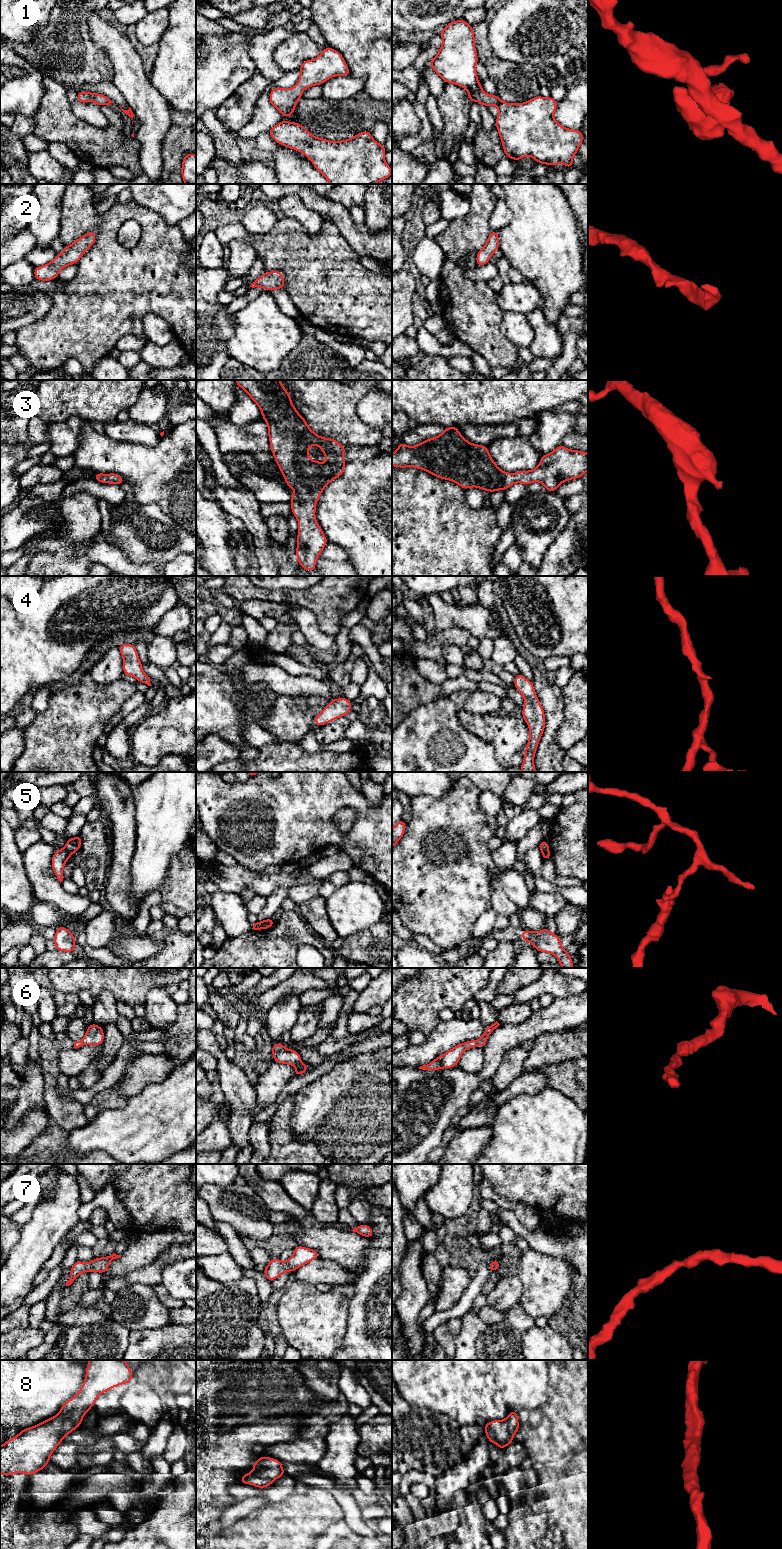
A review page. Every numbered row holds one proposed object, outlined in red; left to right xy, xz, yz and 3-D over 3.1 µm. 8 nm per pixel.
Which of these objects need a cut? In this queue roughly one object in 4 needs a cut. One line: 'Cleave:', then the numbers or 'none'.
Cleave: 5

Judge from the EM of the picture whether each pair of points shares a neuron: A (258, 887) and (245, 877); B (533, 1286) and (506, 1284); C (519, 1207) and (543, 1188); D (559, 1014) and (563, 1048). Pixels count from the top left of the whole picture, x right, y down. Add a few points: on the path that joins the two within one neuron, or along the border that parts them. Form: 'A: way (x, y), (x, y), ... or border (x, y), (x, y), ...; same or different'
A: way (255, 884), (248, 879); same
B: border (517, 1275), (522, 1286), (520, 1301); different
C: border (500, 1197), (522, 1201), (532, 1206), (541, 1218); different
D: border (575, 1027), (541, 1033), (538, 1036); different

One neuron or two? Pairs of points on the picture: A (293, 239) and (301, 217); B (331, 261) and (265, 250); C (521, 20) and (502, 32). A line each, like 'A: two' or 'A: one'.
A: two
B: one
C: one

